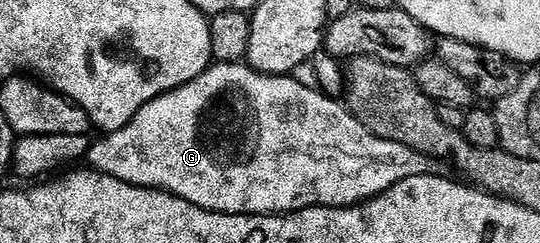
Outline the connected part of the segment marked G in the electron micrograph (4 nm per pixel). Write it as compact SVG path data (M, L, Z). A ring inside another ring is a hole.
M215 62L200 77L148 101L148 105L141 107L136 117L132 117L132 121L124 125L124 129L103 134L98 138L102 139L95 138L91 142L90 151L85 157L85 162L93 170L137 187L153 187L155 191L166 191L169 195L180 197L200 209L220 211L223 215L289 215L291 211L303 211L309 207L352 207L365 203L376 195L383 195L389 187L408 177L442 175L444 171L441 159L416 153L416 149L408 149L408 145L381 139L364 129L364 125L360 125L360 121L356 121L337 98L323 94L318 89L305 88L285 75L261 75L253 67L242 63Z

